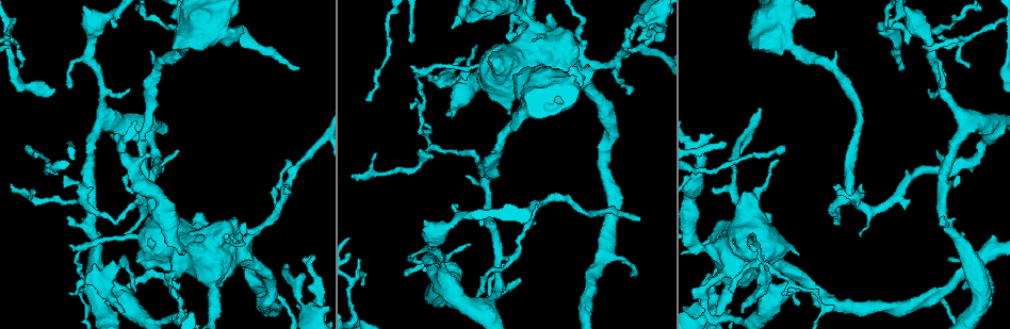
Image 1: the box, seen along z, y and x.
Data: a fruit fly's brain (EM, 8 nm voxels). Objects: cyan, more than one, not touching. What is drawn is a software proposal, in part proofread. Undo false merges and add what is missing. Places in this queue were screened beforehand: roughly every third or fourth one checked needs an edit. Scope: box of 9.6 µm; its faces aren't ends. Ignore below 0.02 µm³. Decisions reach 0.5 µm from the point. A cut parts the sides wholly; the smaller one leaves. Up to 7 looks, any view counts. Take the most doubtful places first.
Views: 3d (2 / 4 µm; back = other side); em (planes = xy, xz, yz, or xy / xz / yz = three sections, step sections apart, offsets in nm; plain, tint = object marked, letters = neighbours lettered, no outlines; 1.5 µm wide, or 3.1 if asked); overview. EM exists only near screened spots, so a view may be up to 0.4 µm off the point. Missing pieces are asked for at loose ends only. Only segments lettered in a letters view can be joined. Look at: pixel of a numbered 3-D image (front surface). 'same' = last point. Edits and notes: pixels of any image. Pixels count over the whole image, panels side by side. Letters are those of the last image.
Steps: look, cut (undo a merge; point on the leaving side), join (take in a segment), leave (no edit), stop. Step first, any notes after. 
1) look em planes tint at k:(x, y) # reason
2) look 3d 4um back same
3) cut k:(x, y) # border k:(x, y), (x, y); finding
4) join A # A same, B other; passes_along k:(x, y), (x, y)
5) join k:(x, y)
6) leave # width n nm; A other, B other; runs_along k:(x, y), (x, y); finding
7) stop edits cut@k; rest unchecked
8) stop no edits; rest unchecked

look 3d 4um at 1:(116, 27) # branch stops here

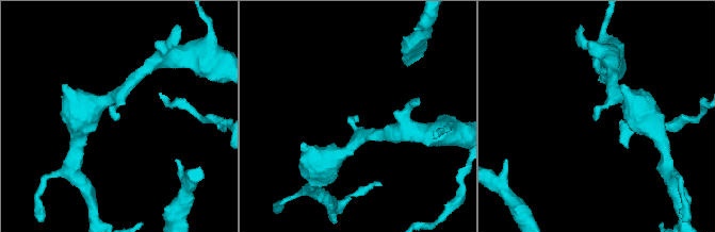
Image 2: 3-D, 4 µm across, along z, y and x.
look em planes letters at 2:(353, 116) # need the tissue

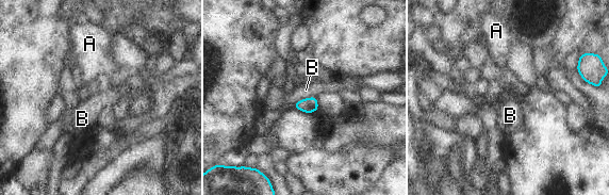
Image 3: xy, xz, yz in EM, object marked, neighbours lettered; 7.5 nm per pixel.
leave # A other, B other; no lettered segment goes on from it

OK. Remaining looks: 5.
look 3d 4um at 1:(120, 311) # an open end

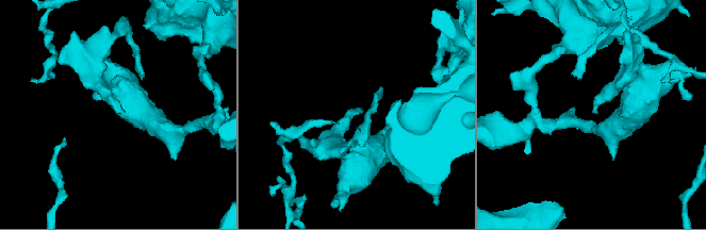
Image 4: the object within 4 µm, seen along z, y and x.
look em planes tint at 4:(122, 111)

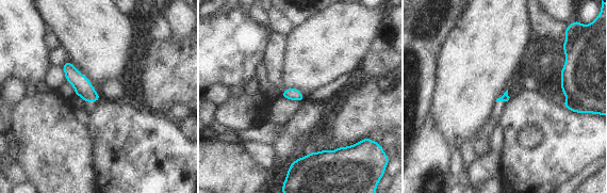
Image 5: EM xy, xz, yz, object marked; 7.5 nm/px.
look em planes letters same # see the neighbours

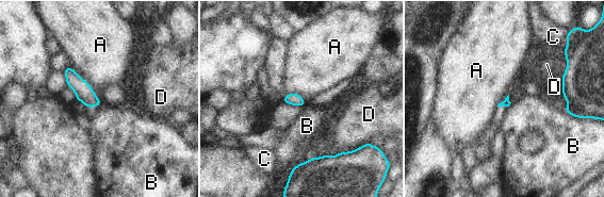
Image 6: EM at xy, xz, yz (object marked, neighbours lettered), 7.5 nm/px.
leave # longest_contact A 380 nm; A other, B other, C other, D other; border 6:(69, 65), (91, 86), (101, 102); none of them fits

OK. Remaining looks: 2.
look em planes tint at 1:(706, 315) # three-way junction

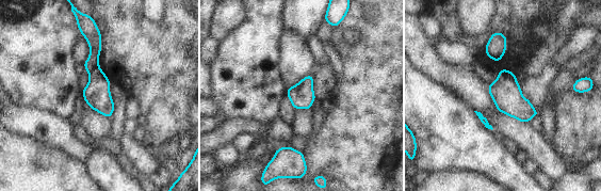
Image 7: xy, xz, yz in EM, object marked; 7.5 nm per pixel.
look em planes letters same # see the neighbours

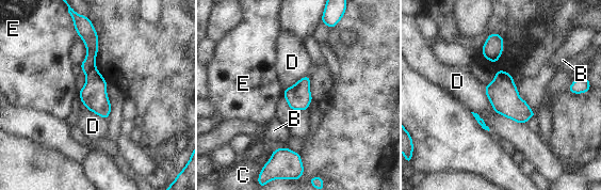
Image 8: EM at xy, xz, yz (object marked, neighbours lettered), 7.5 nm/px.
cut 8:(93, 95) # B other, C other, D other, E other; a second cell is stuck on

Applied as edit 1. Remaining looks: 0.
stop edits cut@8; rest unchecked

